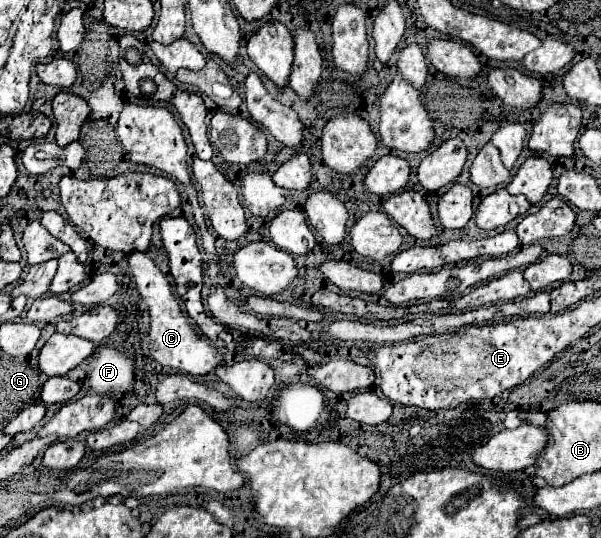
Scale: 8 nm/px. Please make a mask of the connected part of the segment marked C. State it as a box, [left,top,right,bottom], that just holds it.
[129,251,223,375]

